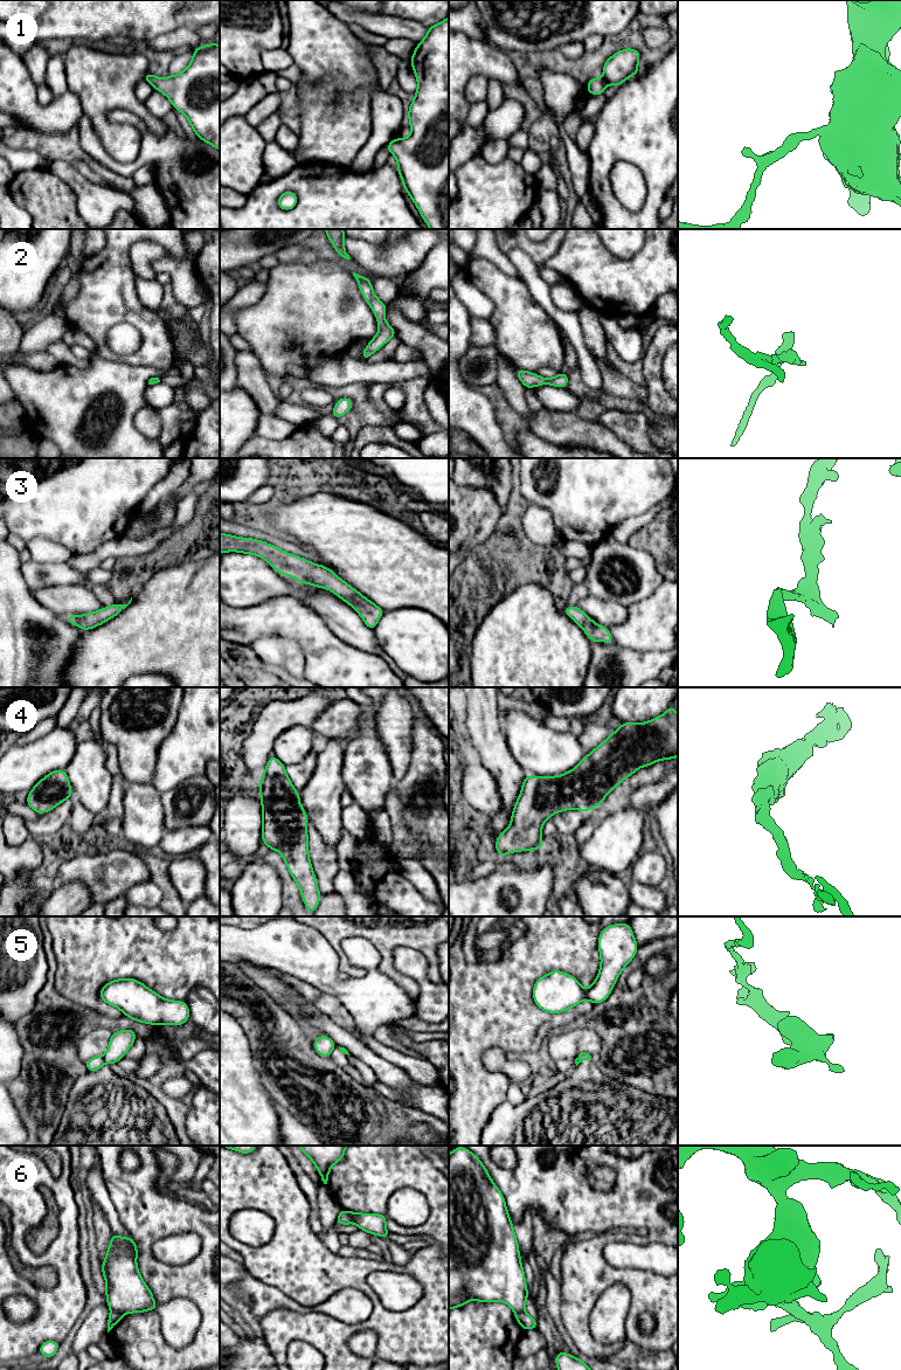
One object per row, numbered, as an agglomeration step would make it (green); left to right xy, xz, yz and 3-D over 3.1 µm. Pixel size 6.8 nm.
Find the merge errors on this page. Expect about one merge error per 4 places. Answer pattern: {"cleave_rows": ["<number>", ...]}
{"cleave_rows": ["6"]}

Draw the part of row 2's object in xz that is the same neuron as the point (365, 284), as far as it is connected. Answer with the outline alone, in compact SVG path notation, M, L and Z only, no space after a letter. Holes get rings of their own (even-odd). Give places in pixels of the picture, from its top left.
M353 272L355 277L360 291L365 298L365 300L369 304L373 310L376 321L379 324L377 334L372 338L369 344L365 347L361 360L366 361L374 352L379 351L388 340L396 335L395 330L386 321L384 314L387 311L387 305L383 304L374 293L372 286L372 279L360 276Z

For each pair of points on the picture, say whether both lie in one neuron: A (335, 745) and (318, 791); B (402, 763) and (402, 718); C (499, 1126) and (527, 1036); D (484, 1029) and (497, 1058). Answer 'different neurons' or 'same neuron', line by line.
A: same neuron
B: same neuron
C: different neurons
D: different neurons

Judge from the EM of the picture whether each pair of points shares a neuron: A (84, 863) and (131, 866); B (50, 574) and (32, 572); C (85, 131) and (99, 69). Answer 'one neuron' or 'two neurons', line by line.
A: one neuron
B: one neuron
C: two neurons

